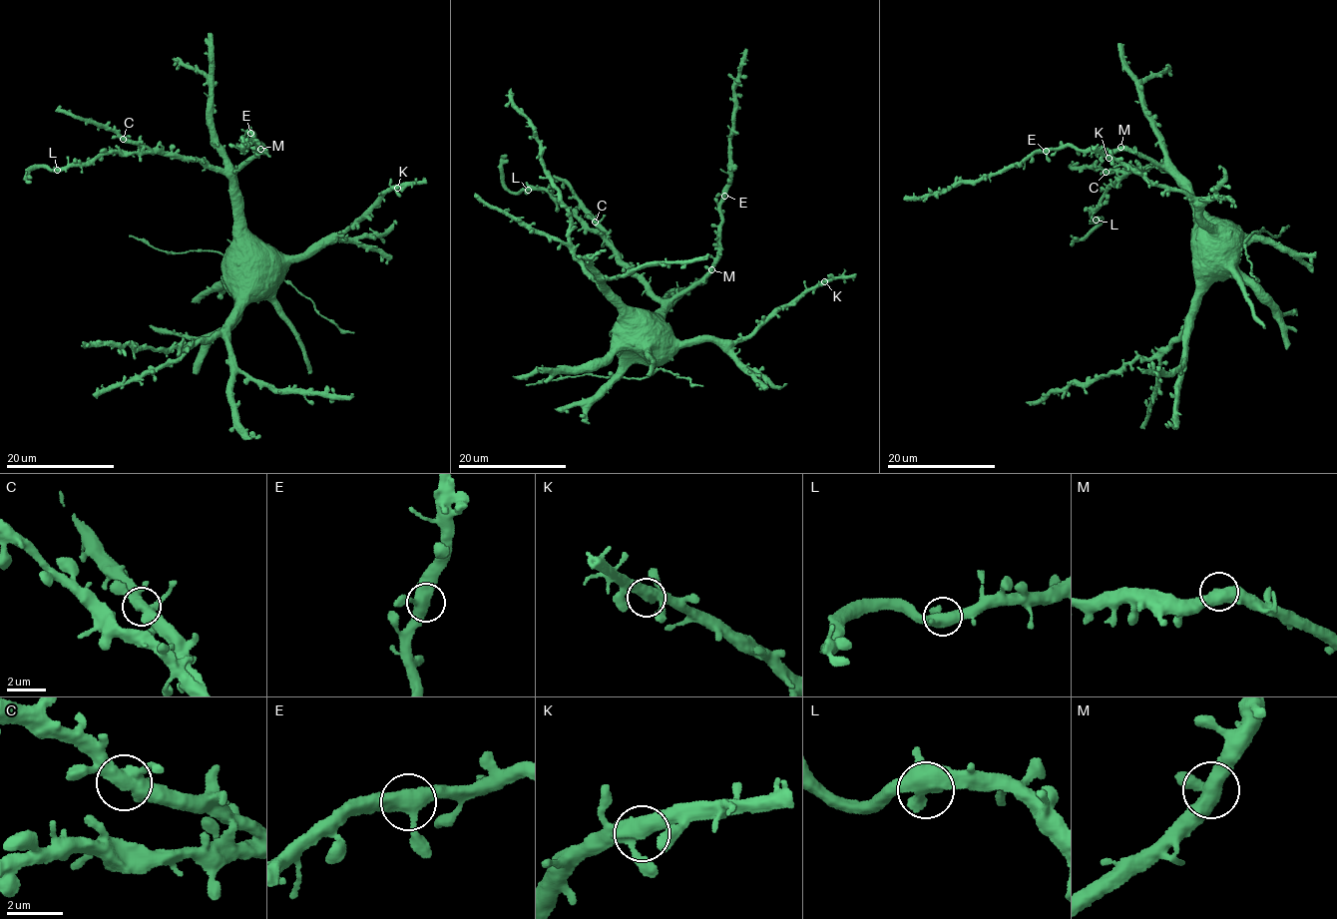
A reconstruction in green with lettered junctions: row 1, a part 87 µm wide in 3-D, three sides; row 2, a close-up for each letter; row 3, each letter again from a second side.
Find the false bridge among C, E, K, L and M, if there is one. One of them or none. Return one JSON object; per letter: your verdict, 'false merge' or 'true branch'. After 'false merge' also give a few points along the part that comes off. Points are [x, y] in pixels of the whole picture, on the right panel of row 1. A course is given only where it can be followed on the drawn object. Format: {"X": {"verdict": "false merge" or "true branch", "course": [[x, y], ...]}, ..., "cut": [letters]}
{"C": {"verdict": "true branch"}, "E": {"verdict": "true branch"}, "K": {"verdict": "true branch"}, "L": {"verdict": "true branch"}, "M": {"verdict": "true branch"}, "cut": []}

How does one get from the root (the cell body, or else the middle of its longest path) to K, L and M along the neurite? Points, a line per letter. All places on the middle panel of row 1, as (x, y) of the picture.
K: (648, 320), (676, 344), (734, 342), (749, 336), (776, 312), (824, 281)
L: (648, 320), (659, 310), (662, 302), (619, 260), (619, 254), (545, 191), (528, 190)
M: (648, 320), (711, 269)

